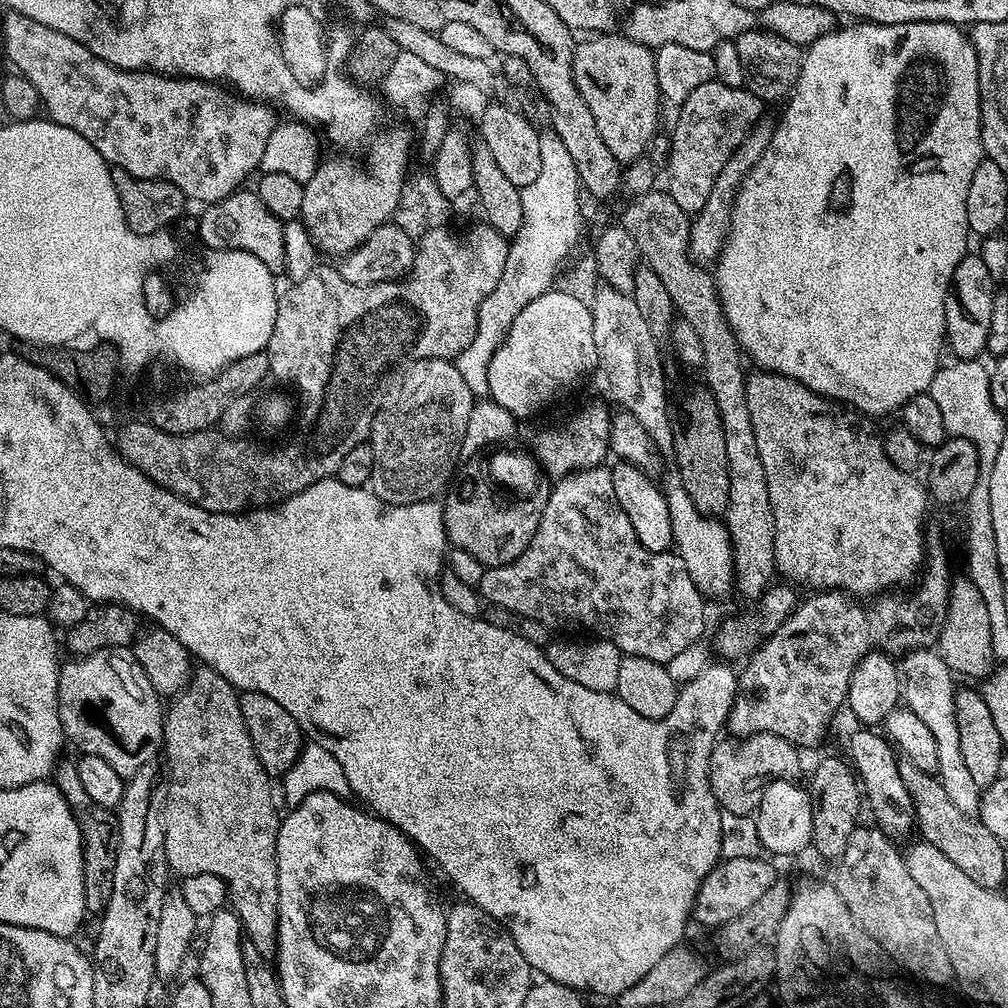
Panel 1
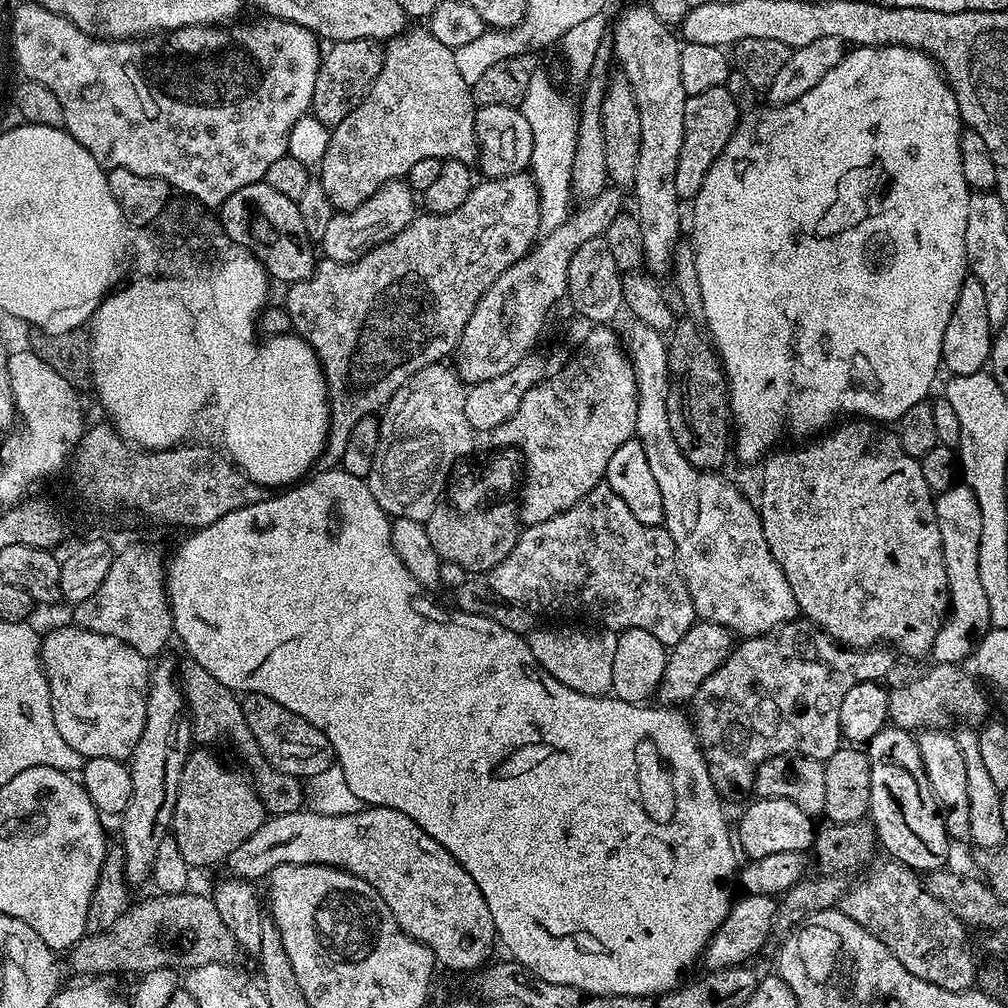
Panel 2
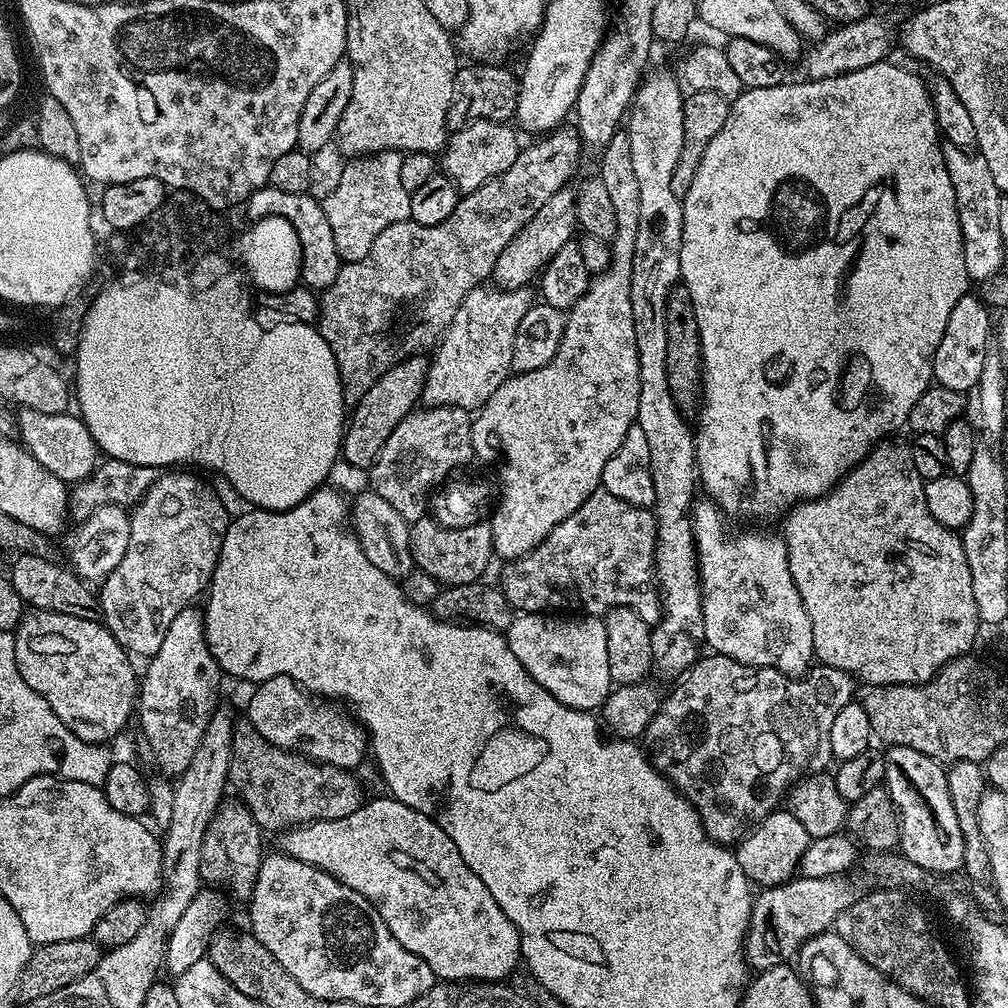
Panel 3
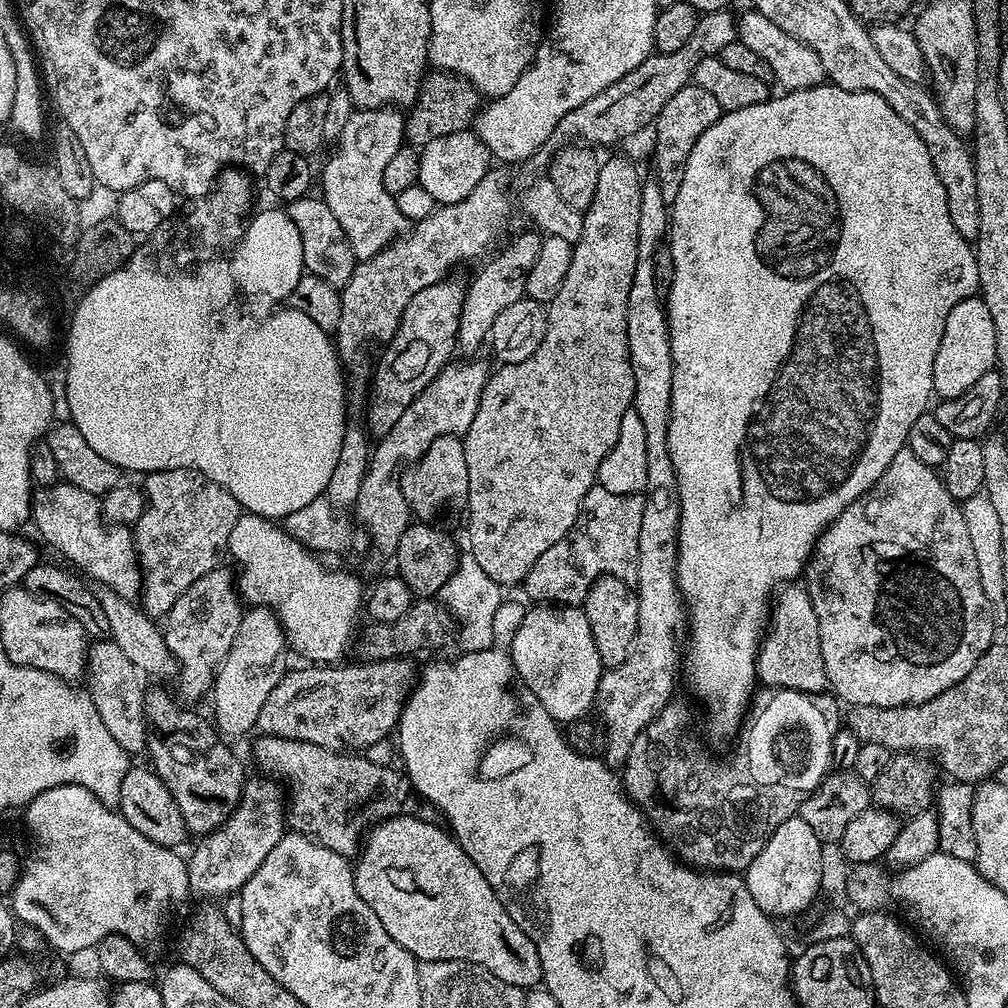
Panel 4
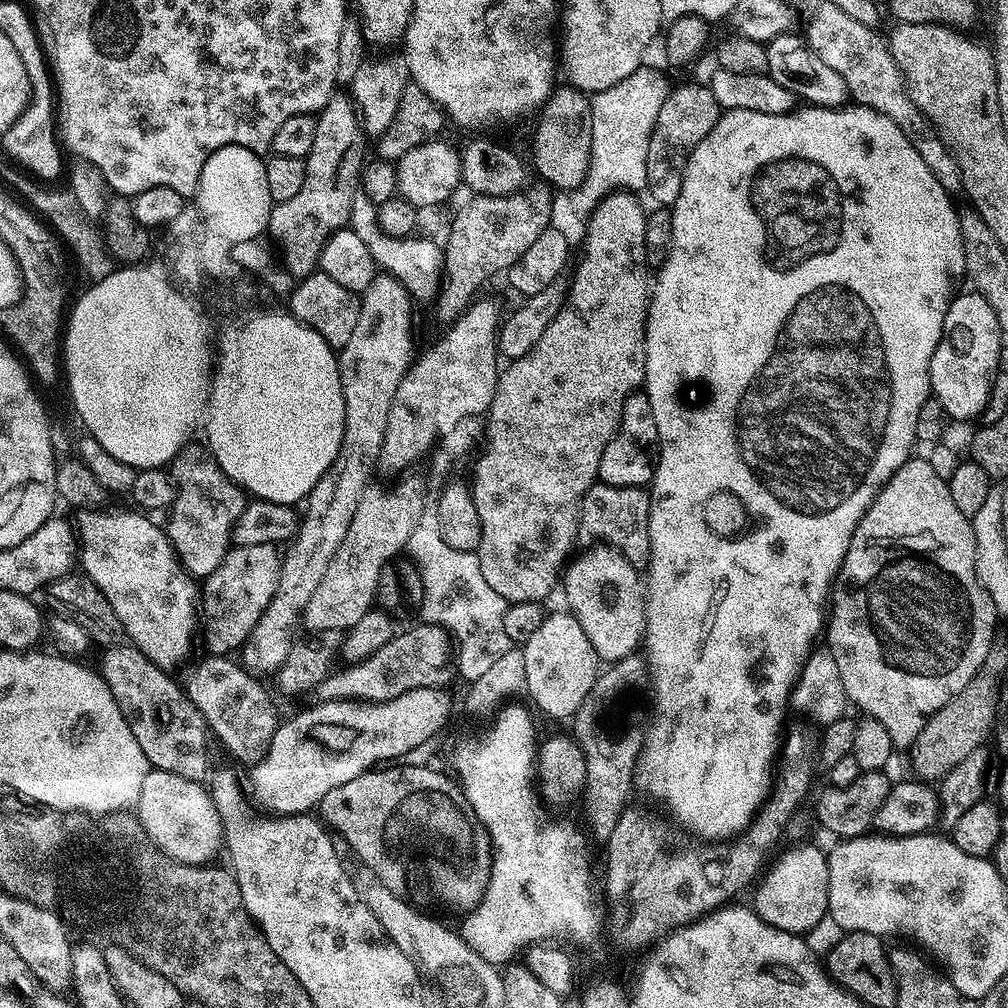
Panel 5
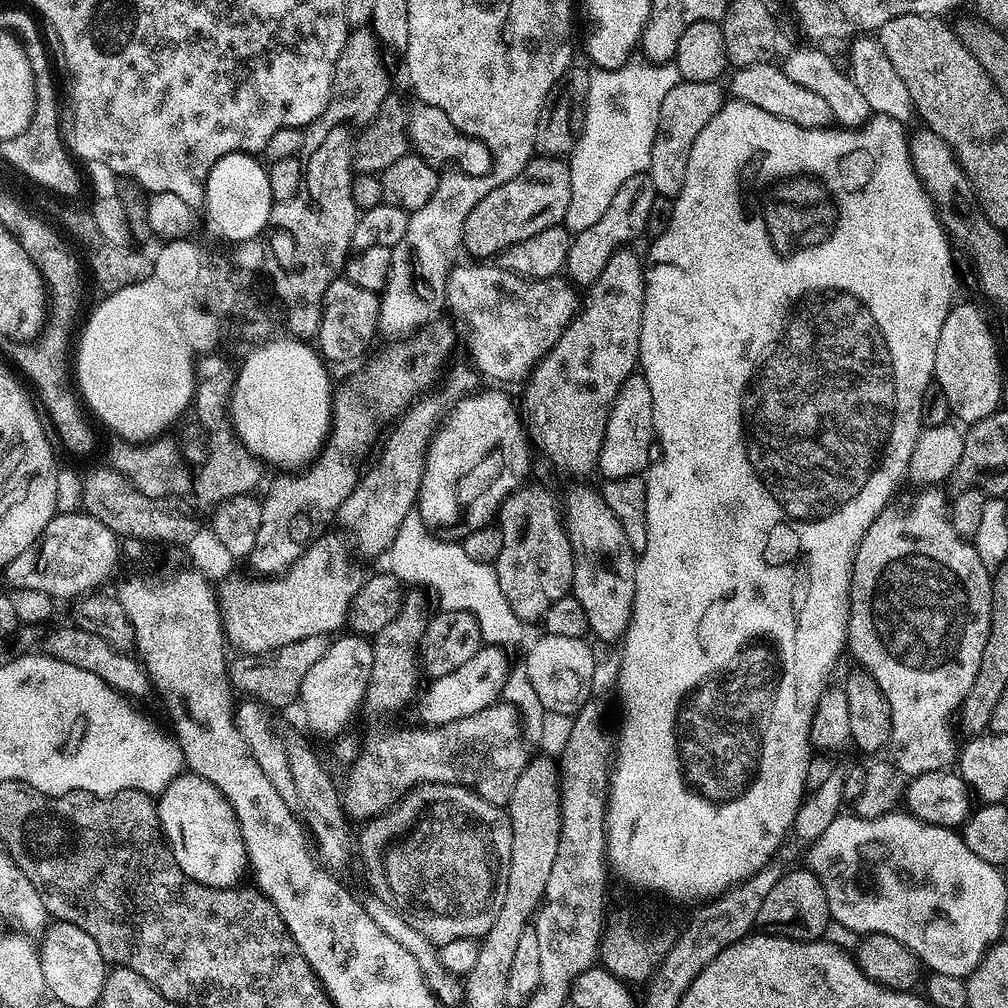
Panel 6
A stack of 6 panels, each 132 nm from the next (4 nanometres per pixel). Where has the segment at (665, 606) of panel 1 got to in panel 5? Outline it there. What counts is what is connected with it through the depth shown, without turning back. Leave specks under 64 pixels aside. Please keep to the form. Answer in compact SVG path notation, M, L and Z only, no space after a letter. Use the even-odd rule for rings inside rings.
M597 482L580 499L580 532L592 539L589 541L616 548L636 569L647 569L652 553L648 525L651 505L649 493L644 488L623 488Z

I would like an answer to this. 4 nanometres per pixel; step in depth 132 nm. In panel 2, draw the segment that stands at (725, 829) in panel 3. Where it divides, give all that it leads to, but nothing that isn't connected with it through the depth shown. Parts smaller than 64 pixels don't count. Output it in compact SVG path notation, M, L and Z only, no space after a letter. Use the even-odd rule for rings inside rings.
M803 618L787 621L767 634L741 639L738 646L733 647L732 655L726 658L726 662L722 662L722 666L718 666L718 670L714 670L714 674L710 674L710 678L706 678L702 686L698 686L698 690L690 701L690 707L692 707L690 719L695 727L696 736L700 740L700 748L704 751L706 766L710 770L710 778L714 782L716 791L724 798L728 798L731 792L744 792L747 788L749 791L756 783L756 767L772 756L783 756L793 752L801 756L812 756L815 760L828 760L830 754L834 754L842 747L840 719L838 718L838 710L842 710L842 698L846 698L846 694L858 682L883 681L885 679L883 676L895 666L896 660L898 661L897 653L888 646L845 648L844 645L837 644L831 636L821 632L812 621Z

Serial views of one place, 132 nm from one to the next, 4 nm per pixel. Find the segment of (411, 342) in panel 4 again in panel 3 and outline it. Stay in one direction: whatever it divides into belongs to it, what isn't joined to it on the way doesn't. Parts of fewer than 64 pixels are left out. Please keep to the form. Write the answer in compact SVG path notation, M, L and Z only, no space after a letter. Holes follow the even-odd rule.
M417 354L408 357L401 364L395 364L382 378L362 394L362 398L355 401L353 410L346 420L344 439L342 441L342 460L353 464L356 468L371 469L376 463L376 455L386 446L386 438L398 430L398 422L402 418L413 415L414 409L421 403L421 392L427 380L429 357L424 354Z

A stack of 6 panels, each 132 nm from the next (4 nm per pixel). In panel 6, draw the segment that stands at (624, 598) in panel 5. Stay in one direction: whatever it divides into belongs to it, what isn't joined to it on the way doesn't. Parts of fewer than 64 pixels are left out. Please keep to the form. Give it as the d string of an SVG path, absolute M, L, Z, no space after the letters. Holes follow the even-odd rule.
M599 491L584 492L580 500L572 500L566 504L566 527L568 541L572 543L572 585L570 596L580 603L585 611L587 631L600 640L619 641L632 617L634 602L634 578L636 577L637 553L632 551L630 542L622 530L620 523L612 511L606 506L603 495Z

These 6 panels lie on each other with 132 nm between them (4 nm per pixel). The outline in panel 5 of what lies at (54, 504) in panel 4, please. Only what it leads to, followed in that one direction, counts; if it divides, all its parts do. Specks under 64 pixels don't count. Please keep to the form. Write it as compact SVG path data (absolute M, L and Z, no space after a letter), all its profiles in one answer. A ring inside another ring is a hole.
M84 506L76 512L74 533L78 541L78 564L83 575L92 579L94 586L106 594L106 602L114 606L118 622L122 622L124 635L146 658L160 667L169 667L169 662L184 659L192 648L192 631L198 628L198 588L193 577L181 568L176 552L168 541L167 533L151 520L151 515L140 510L132 512L103 512L100 508Z

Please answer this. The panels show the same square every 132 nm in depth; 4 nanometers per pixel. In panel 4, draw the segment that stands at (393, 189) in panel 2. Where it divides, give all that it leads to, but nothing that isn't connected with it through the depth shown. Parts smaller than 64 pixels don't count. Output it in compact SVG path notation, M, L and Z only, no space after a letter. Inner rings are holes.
M396 106L354 110L350 114L346 126L342 126L342 134L335 145L335 148L337 147L336 154L324 168L322 198L326 202L326 206L330 206L330 214L334 214L334 218L338 218L338 226L342 226L357 261L374 258L374 254L378 254L387 244L397 239L398 234L407 233L410 228L410 221L398 210L396 197L386 190L386 186L382 186L382 170L386 170L390 158L394 158L394 154L398 154L398 150L405 147L406 144L404 118L405 113Z

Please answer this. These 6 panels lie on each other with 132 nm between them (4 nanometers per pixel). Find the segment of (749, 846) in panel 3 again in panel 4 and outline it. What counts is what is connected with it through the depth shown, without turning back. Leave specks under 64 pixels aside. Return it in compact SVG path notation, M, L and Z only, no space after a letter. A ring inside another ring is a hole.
M799 814L786 817L776 829L771 829L766 846L762 846L758 858L754 858L743 873L750 898L773 918L796 916L806 911L815 902L824 880L824 851L825 845Z

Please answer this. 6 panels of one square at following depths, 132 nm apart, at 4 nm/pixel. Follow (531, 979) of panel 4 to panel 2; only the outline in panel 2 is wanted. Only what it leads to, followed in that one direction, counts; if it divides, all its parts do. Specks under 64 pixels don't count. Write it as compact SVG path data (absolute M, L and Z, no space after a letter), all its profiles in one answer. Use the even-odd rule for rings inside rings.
M366 806L358 814L338 816L311 810L268 816L264 824L246 842L242 842L242 846L238 846L238 850L229 854L226 861L226 867L232 871L229 873L233 877L253 882L263 881L271 876L274 868L283 864L325 864L370 882L370 886L382 894L382 902L390 906L390 914L394 914L402 931L427 946L441 969L475 973L491 954L492 943L497 943L494 918L490 918L490 906L486 906L486 898L482 890L478 890L478 882L474 882L464 867L442 845L434 842L434 838L430 838L422 826L393 808Z

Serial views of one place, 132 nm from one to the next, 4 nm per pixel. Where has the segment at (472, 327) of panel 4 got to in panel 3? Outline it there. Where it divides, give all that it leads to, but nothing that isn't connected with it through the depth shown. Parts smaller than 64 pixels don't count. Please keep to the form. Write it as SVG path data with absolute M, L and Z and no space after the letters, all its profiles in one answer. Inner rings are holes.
M565 186L552 195L550 202L546 202L546 206L542 206L542 210L538 210L538 214L534 214L534 218L530 218L522 230L518 230L510 246L498 254L496 264L492 267L495 283L505 289L529 285L528 282L544 271L544 266L550 262L550 258L554 258L554 254L558 254L558 250L562 250L562 246L573 243L575 236L572 235L575 232L578 232L576 193L571 187Z

